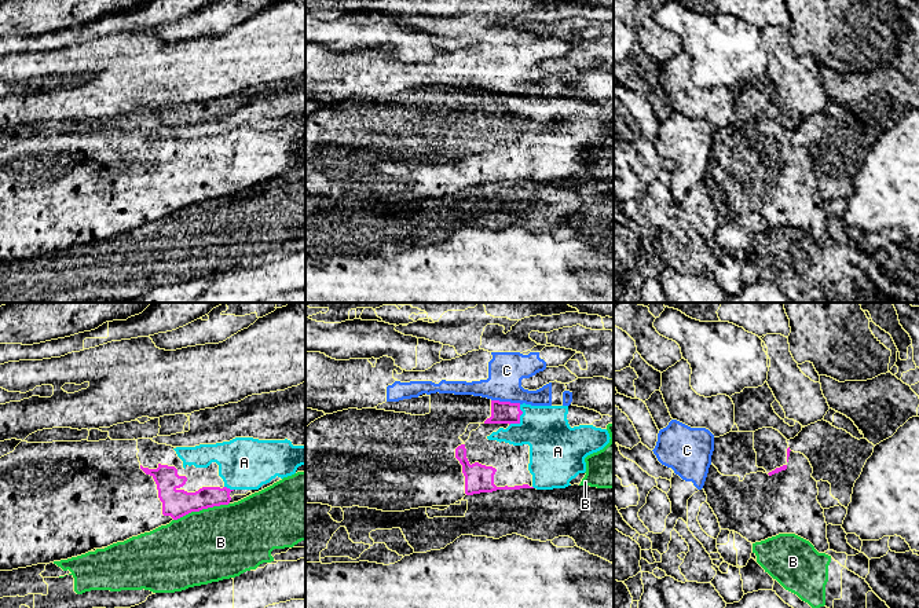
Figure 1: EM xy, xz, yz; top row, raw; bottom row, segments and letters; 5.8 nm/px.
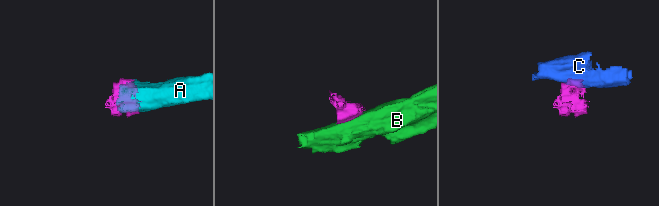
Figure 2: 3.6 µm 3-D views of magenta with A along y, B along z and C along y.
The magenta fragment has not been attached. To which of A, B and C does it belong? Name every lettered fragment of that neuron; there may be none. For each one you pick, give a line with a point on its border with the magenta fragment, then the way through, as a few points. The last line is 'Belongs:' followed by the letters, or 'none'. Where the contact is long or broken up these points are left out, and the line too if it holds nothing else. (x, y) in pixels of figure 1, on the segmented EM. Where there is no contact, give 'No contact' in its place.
Belongs: none

